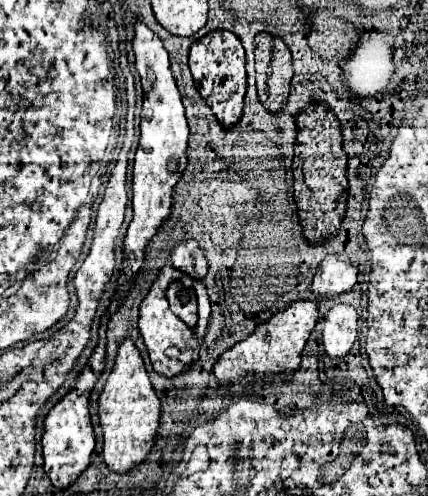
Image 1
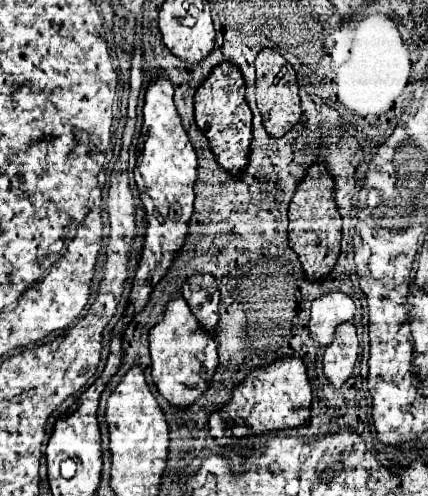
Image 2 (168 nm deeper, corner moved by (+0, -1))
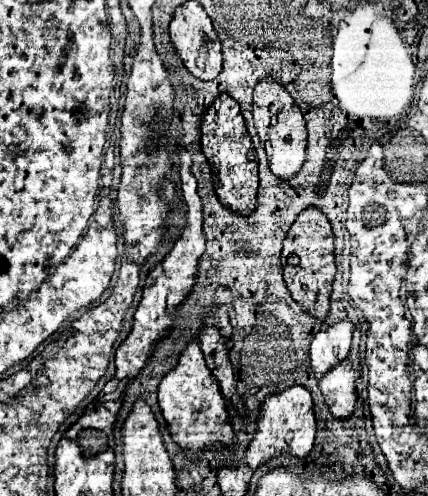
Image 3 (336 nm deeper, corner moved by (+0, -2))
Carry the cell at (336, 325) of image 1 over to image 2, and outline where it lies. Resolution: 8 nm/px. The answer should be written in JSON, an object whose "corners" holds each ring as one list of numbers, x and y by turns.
{"corners":[[342,323,336,329,334,343,324,349,322,369,324,377,334,389,340,389,352,375,354,363,358,357,358,337,352,323]]}

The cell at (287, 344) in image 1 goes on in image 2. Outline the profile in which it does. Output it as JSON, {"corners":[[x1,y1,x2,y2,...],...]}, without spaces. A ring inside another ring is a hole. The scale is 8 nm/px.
{"corners":[[298,357,278,359,268,367,254,369,248,375,248,379,234,389,232,401,224,405,220,411,212,413,210,435,216,439,220,447,226,447,226,445,238,445,232,441,232,437,248,439,252,435,264,435,268,431,302,427,310,419,310,401,312,401,312,389,304,363],[238,425,244,425,248,433,228,433,228,429,234,429]]}

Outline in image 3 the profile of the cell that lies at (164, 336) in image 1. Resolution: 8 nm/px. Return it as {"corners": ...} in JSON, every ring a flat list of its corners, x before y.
{"corners":[[190,340,186,344,176,366,168,374,162,376,158,384,158,404,170,426,174,442,180,448,184,448,192,460,196,460,198,454,206,450,210,444,222,442,230,446,234,442,232,428,228,424,224,396,220,392,218,380,212,376,210,368,206,366,204,354,196,340]]}

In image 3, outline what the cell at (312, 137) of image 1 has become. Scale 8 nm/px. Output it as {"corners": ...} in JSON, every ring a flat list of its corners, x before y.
{"corners":[[308,206,304,212,298,214,296,222,290,226,282,248,282,272,292,298,312,316,324,320,328,314,328,298,336,276,336,264,334,264,334,232,320,208]]}

